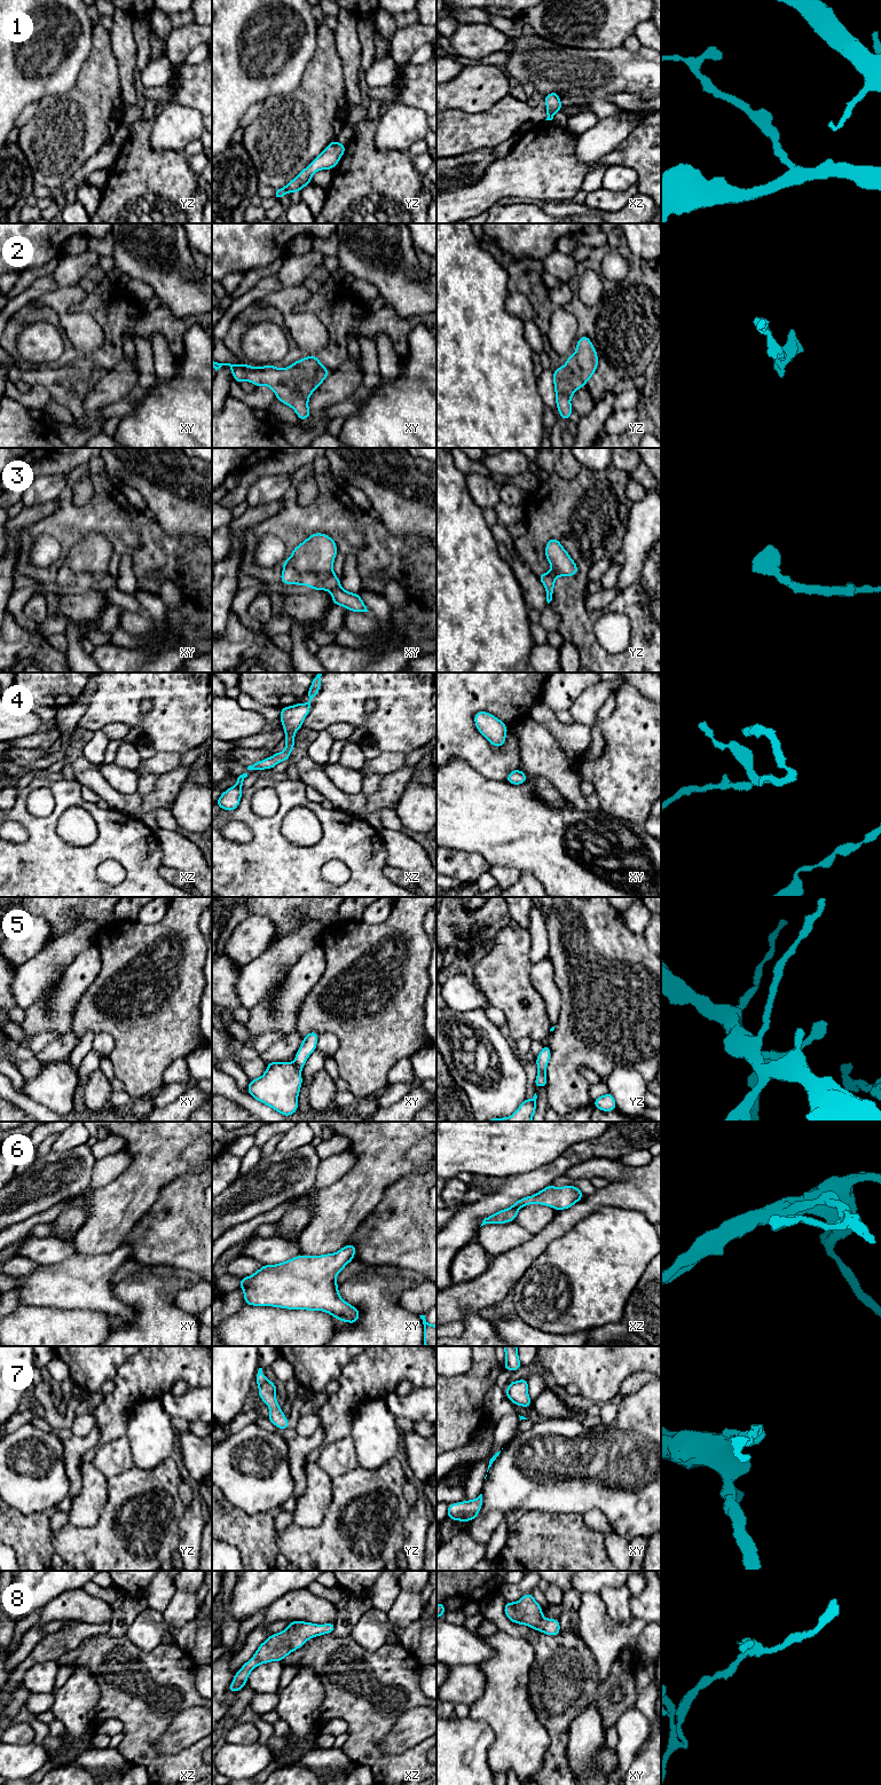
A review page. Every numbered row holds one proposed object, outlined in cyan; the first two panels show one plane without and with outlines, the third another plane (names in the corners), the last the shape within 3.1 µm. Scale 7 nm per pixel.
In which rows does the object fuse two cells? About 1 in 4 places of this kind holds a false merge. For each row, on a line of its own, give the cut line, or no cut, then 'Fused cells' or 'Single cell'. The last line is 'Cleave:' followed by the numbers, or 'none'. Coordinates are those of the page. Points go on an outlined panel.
1: No split. Single cell
2: No split. Single cell
3: No split. Single cell
4: No split. Single cell
5: No split. Single cell
6: No split. Single cell
7: No split. Single cell
8: No split. Single cell
Cleave: none

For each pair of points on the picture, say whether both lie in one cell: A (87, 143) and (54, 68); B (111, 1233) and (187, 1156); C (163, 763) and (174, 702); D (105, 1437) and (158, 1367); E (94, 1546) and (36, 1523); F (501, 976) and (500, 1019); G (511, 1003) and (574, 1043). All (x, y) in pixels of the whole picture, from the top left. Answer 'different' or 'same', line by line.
A: different
B: different
C: different
D: same
E: different
F: different
G: different

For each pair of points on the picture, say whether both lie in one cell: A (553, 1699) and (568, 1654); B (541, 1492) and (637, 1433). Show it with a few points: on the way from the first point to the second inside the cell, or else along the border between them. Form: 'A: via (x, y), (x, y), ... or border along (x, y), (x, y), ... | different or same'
A: via (560, 1688), (564, 1681), (564, 1666) | same
B: via (565, 1483), (585, 1469), (603, 1468), (613, 1457) | same

